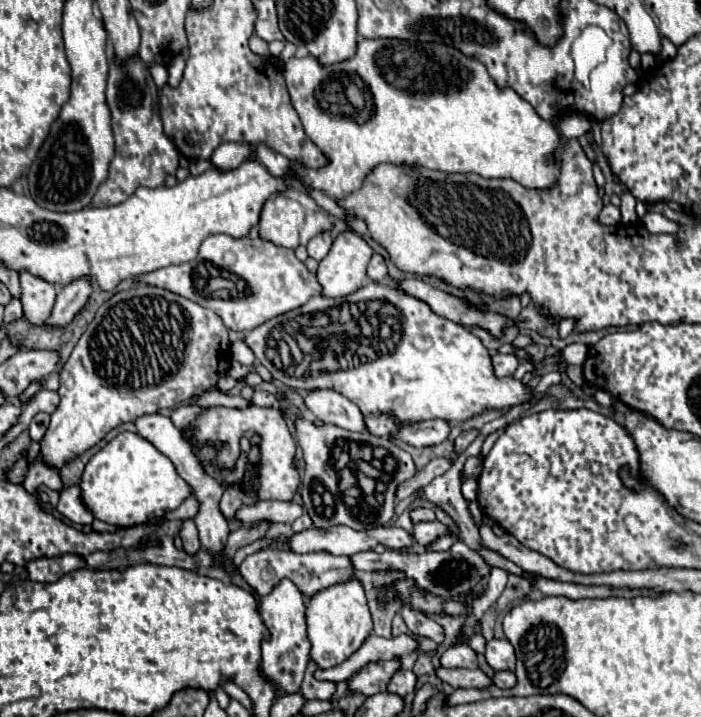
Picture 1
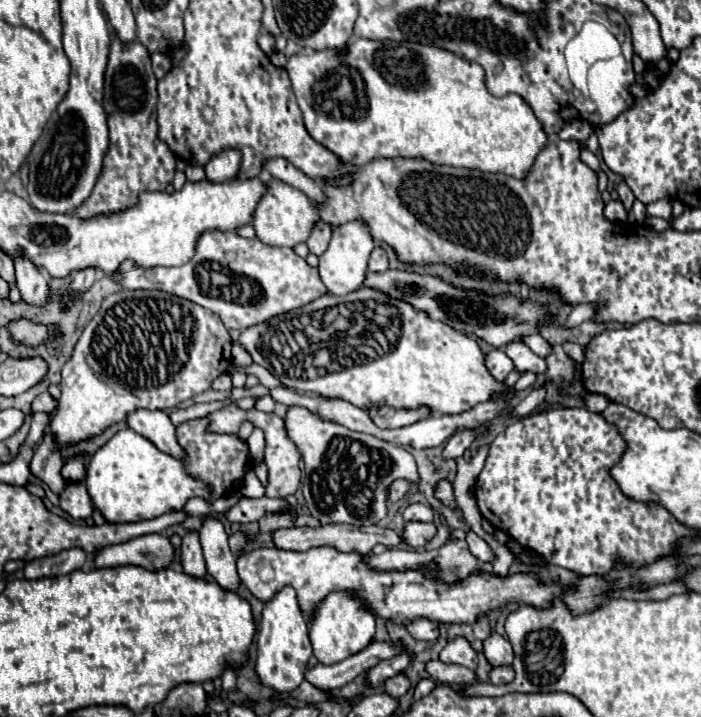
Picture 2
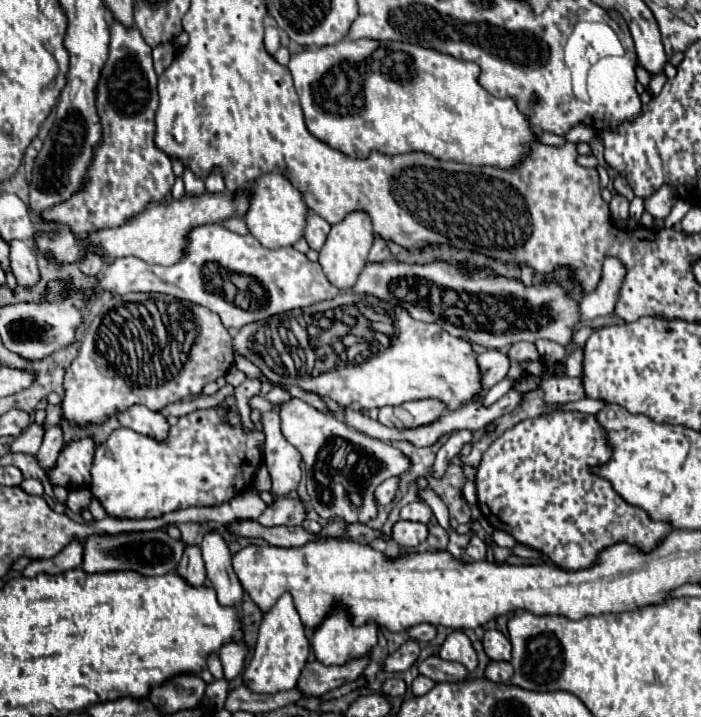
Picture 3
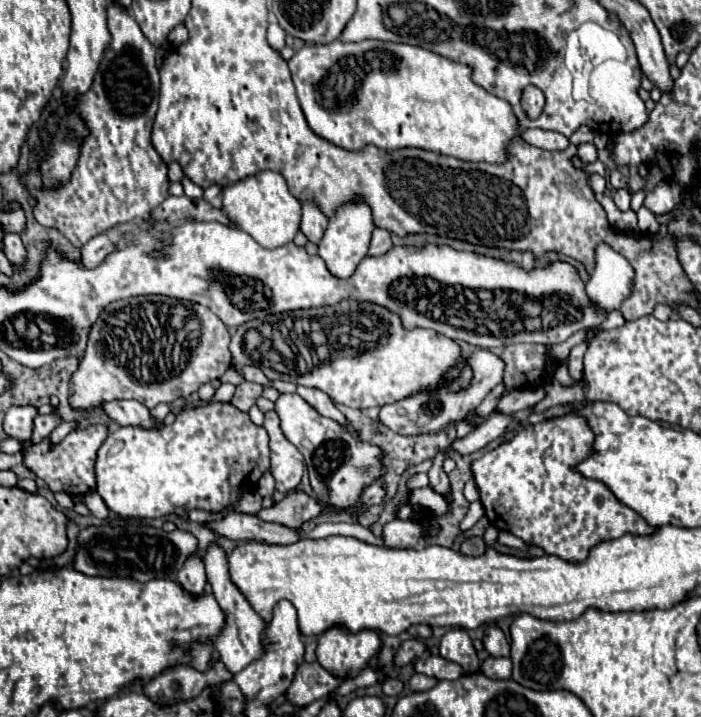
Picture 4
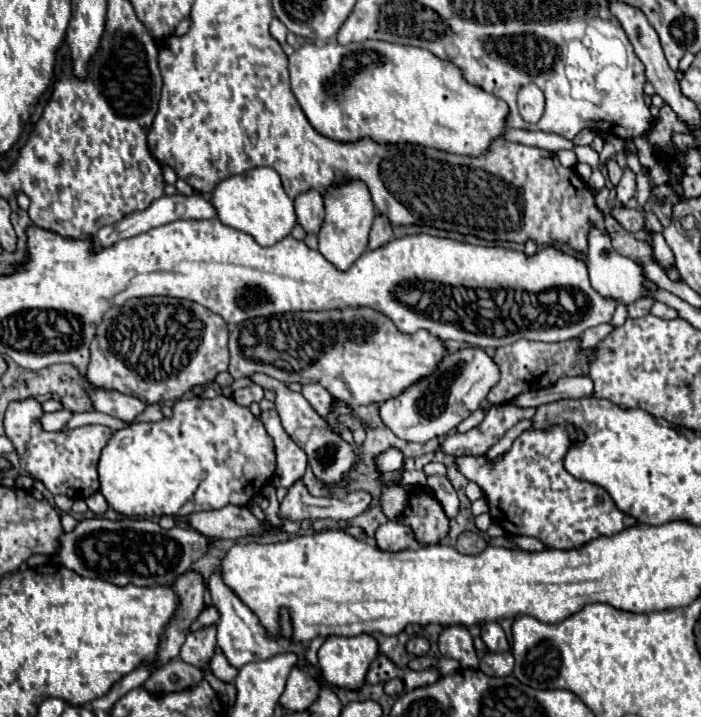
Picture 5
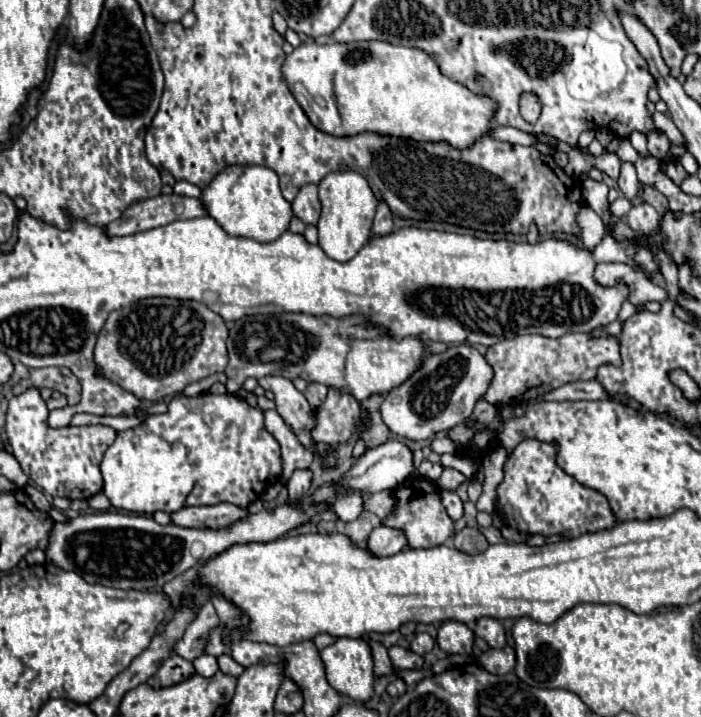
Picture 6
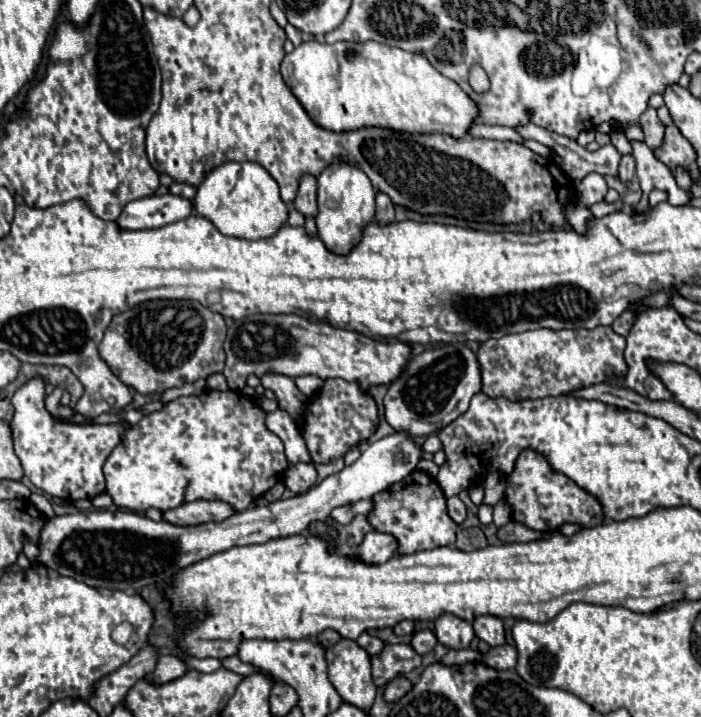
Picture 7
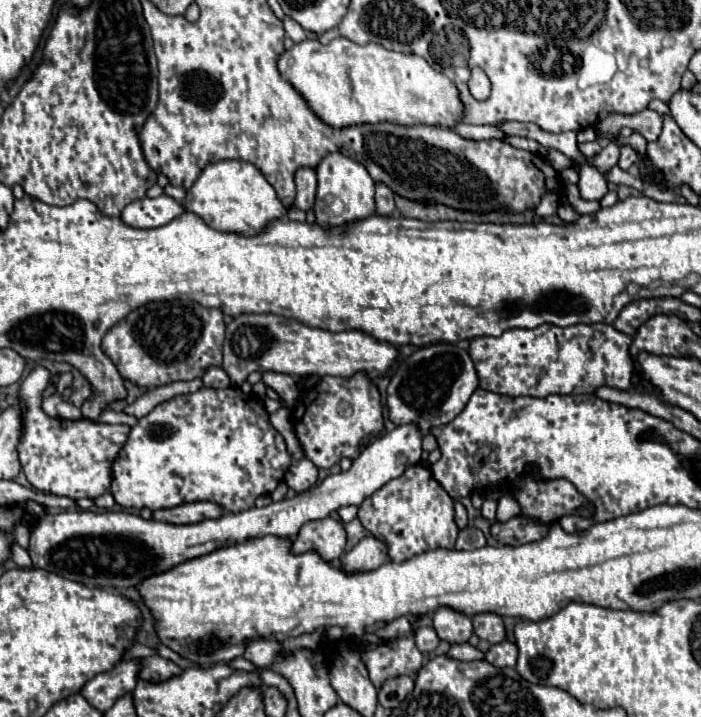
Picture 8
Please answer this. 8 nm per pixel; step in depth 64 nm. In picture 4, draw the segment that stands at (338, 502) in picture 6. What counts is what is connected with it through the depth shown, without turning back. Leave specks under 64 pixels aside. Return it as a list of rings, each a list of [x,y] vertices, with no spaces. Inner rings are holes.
[[[376,482],[376,484],[372,484],[372,488],[368,488],[368,492],[364,492],[364,496],[362,496],[362,504],[366,504],[366,506],[382,504],[382,502],[384,502],[384,496],[386,496],[384,482]],[[296,490],[286,494],[286,498],[282,498],[280,502],[274,502],[270,508],[262,508],[258,512],[258,518],[264,522],[276,522],[290,528],[300,528],[304,522],[312,520],[320,512],[324,512],[324,508],[320,508],[320,504],[316,504],[314,498]]]

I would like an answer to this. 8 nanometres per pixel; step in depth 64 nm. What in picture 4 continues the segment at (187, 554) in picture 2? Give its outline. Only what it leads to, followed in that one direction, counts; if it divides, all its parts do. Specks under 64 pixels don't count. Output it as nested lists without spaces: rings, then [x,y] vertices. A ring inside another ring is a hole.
[[[190,554],[186,558],[184,566],[178,572],[176,582],[190,594],[202,594],[206,584],[206,572],[204,572],[204,562],[198,554]]]

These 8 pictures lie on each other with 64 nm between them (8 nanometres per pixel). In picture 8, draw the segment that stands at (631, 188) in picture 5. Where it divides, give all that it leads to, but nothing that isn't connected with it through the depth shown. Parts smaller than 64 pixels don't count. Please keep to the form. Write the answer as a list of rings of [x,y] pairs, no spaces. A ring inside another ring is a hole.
[[[622,146],[620,148],[620,162],[618,162],[618,166],[622,168],[622,170],[628,170],[630,166],[634,166],[634,162],[638,162],[638,154],[630,148],[630,146]]]

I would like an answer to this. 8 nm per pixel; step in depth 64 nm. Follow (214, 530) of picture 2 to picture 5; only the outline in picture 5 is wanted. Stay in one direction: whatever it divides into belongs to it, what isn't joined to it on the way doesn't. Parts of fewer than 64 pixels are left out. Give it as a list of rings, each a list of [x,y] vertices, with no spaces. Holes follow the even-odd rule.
[[[214,568],[210,582],[208,582],[210,594],[212,594],[212,604],[218,608],[220,612],[220,620],[218,620],[218,648],[222,650],[222,654],[226,656],[226,660],[234,666],[234,668],[242,668],[248,662],[256,662],[256,660],[266,660],[268,656],[274,656],[278,652],[286,652],[286,650],[294,650],[300,656],[298,664],[304,664],[304,648],[300,644],[282,644],[278,640],[272,640],[266,632],[266,628],[260,624],[258,616],[236,596],[236,592],[232,588],[228,588],[222,580],[222,572],[220,568]]]

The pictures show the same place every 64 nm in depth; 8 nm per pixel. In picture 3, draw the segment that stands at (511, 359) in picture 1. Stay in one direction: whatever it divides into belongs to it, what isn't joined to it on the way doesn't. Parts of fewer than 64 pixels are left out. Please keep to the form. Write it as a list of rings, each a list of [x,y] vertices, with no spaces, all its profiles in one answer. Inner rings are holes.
[[[486,350],[484,354],[478,356],[478,364],[480,364],[480,370],[484,372],[484,394],[496,382],[500,382],[510,370],[510,360],[500,350]]]

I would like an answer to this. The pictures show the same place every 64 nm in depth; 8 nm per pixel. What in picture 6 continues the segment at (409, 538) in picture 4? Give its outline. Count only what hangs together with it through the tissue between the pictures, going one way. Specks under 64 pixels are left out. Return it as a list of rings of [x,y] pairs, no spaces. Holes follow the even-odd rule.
[[[378,526],[372,530],[368,538],[368,548],[376,552],[376,556],[392,556],[404,548],[408,548],[408,538],[402,530],[390,526]]]

